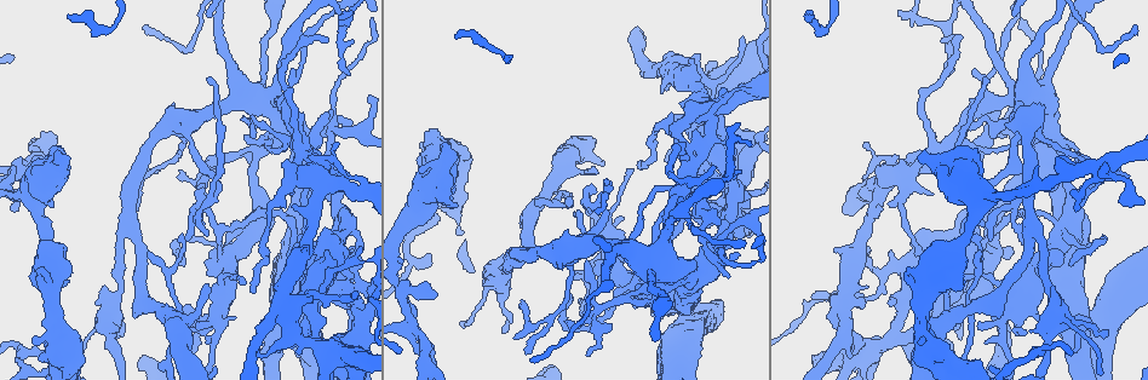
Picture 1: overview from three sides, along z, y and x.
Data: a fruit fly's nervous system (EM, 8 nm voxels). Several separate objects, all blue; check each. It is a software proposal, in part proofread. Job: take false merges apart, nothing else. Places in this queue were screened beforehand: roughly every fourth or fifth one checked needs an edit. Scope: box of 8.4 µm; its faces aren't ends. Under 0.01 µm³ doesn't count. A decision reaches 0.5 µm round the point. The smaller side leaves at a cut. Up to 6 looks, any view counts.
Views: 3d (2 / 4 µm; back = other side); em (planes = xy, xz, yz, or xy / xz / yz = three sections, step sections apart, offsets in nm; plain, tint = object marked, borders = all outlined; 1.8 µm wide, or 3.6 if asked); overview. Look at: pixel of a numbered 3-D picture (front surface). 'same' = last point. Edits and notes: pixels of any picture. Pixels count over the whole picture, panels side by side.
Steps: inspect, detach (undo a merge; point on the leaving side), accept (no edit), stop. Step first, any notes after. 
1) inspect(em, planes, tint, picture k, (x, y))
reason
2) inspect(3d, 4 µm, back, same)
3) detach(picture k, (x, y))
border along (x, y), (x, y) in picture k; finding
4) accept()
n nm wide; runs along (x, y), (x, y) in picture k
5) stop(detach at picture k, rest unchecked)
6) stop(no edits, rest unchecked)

inspect(3d, 4 µm, picture 1, (846, 305))
closes a loop

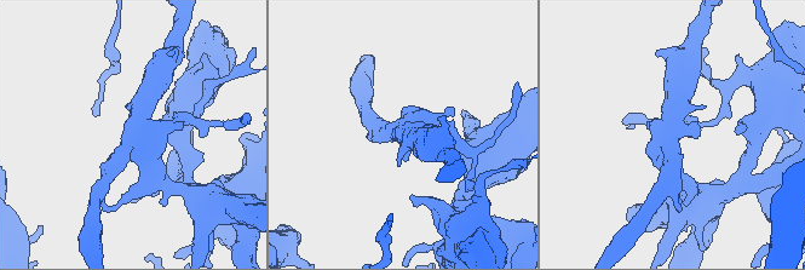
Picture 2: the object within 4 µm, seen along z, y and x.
inspect(em, planes, tint, picture 2, (670, 133))

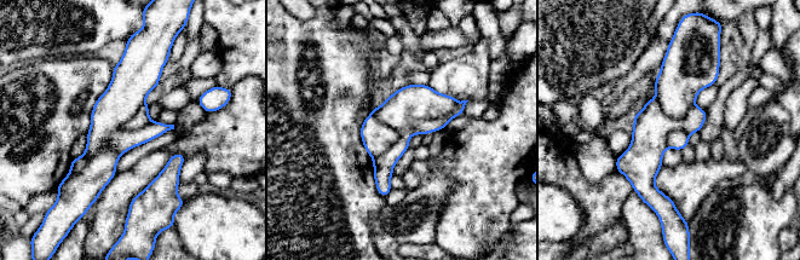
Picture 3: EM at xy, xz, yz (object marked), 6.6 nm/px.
detach(picture 3, (412, 103))
the part that leaves runs along (452, 100), (406, 123), (383, 192) in picture 3; a second neuron is stuck on

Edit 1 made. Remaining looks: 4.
inspect(overview)
redraw

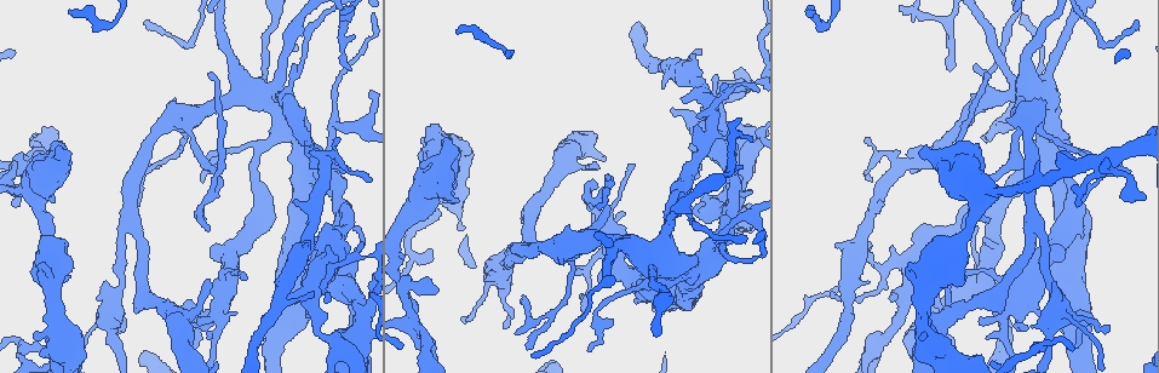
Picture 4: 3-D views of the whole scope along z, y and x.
inspect(em, 3.6 µm, xy, step 16, plain, picture 4, (220, 326))
calibre changes

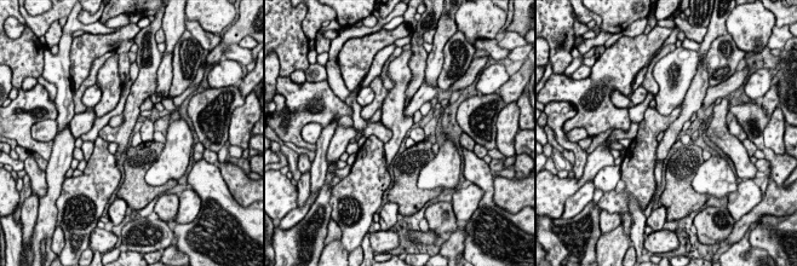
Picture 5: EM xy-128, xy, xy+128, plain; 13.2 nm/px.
inspect(em, 3.6 µm, xy, step 16, tint, same)
with the object marked

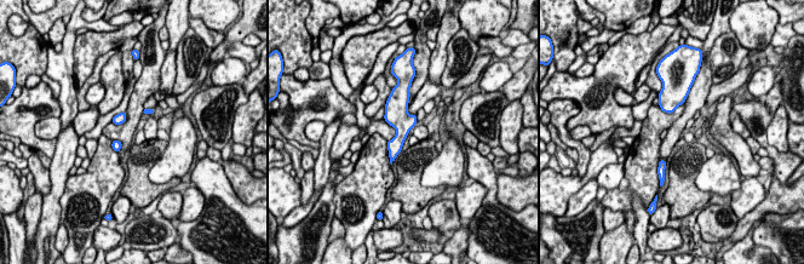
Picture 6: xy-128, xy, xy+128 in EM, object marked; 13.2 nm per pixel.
accept()
300 nm wide; continuous, no second neuron

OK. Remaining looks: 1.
stop(detach at picture 3, rest unchecked)

